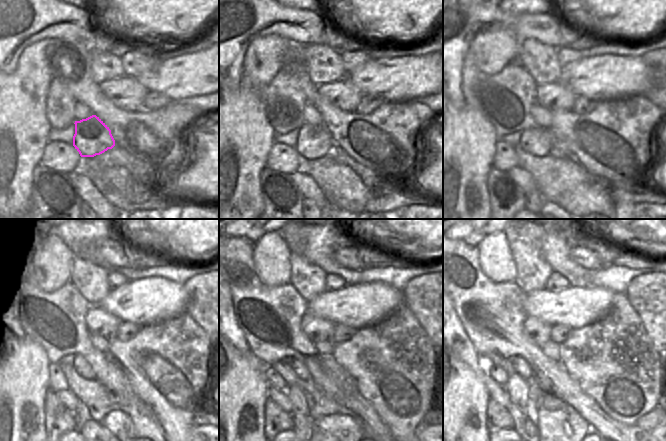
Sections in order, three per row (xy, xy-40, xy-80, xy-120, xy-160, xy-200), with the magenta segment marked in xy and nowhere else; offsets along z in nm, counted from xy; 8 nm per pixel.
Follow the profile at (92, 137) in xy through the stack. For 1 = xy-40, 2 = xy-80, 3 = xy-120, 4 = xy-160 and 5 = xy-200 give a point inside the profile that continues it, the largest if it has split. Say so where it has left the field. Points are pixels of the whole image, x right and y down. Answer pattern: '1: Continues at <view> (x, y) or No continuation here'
1: Continues at xy-40 (313, 141)
2: Continues at xy-80 (536, 141)
3: Continues at xy-120 (80, 364)
4: Continues at xy-160 (299, 368)
5: Continues at xy-200 (521, 366).

